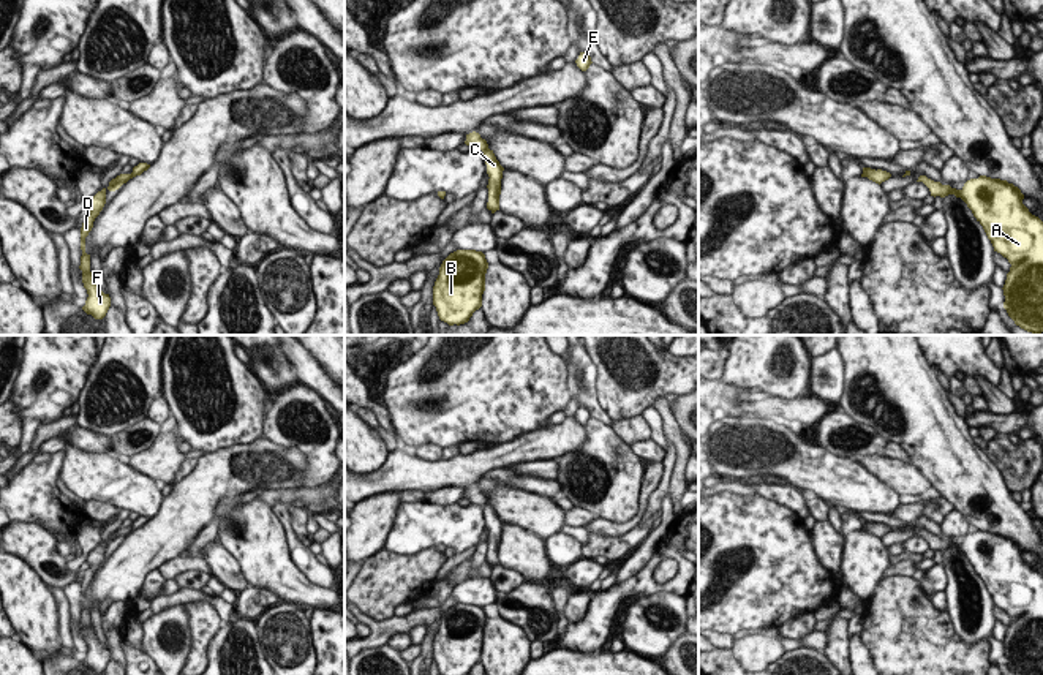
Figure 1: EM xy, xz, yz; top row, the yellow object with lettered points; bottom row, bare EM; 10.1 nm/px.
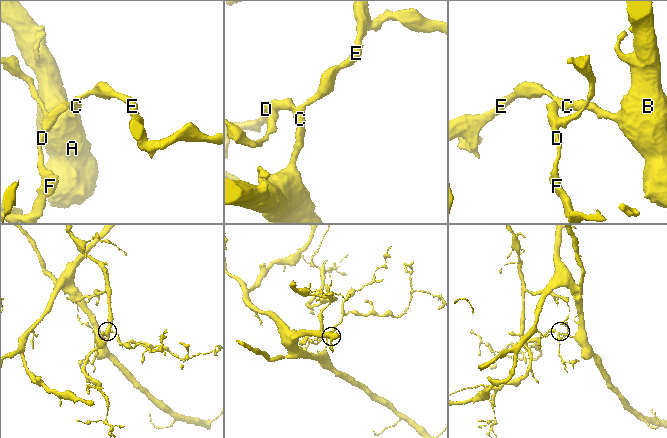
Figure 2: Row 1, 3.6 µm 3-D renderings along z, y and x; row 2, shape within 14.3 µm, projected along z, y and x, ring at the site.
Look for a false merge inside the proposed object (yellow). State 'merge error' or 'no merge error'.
merge error

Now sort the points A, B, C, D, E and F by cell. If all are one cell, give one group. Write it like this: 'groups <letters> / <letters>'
groups A B C E / D F

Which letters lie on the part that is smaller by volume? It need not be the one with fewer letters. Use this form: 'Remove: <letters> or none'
Remove: D, F

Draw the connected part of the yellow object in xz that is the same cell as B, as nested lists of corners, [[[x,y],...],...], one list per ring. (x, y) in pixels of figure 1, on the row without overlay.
[[[457,604],[439,621],[433,659],[441,675],[469,675],[482,661],[488,617],[482,605]]]

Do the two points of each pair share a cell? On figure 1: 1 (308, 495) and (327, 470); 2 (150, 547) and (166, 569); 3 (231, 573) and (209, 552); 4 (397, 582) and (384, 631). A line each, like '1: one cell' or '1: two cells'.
1: two cells
2: two cells
3: one cell
4: two cells

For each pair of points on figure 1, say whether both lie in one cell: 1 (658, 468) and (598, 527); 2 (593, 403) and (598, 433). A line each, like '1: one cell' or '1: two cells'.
1: one cell
2: two cells

